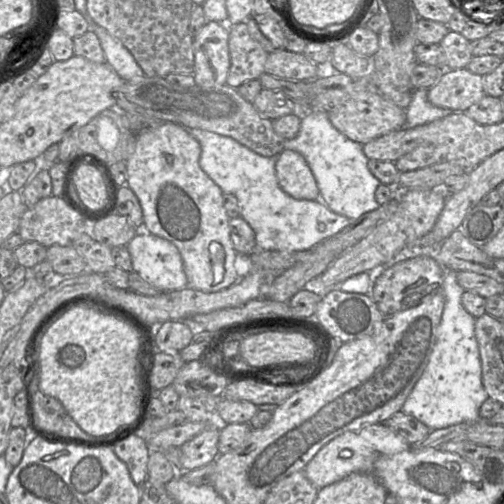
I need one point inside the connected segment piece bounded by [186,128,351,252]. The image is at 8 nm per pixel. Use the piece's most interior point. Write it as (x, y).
(282, 223)

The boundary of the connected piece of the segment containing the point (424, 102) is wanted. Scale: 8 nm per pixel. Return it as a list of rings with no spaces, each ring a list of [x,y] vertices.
[[[416,89],[406,109],[405,128],[414,128],[446,117],[454,111],[432,105],[427,99],[428,89]]]

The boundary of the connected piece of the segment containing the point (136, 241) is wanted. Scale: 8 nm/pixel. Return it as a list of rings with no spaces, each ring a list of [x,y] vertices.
[[[141,230],[126,248],[133,271],[160,292],[189,286],[181,254],[169,240]]]

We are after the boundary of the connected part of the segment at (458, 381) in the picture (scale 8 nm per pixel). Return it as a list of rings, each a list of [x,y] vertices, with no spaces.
[[[445,270],[441,291],[445,305],[436,330],[435,345],[422,375],[401,408],[402,412],[415,417],[430,430],[480,420],[479,408],[488,398],[482,384],[475,318],[462,305],[465,290],[457,282],[456,271]]]

